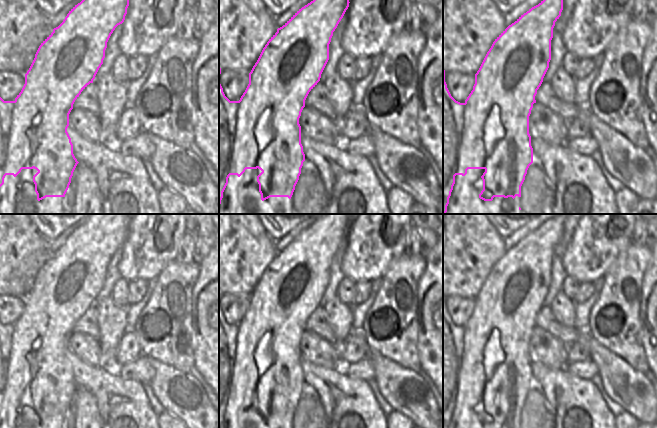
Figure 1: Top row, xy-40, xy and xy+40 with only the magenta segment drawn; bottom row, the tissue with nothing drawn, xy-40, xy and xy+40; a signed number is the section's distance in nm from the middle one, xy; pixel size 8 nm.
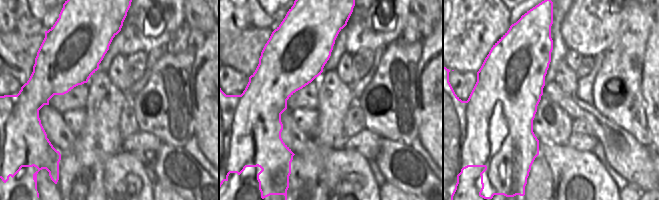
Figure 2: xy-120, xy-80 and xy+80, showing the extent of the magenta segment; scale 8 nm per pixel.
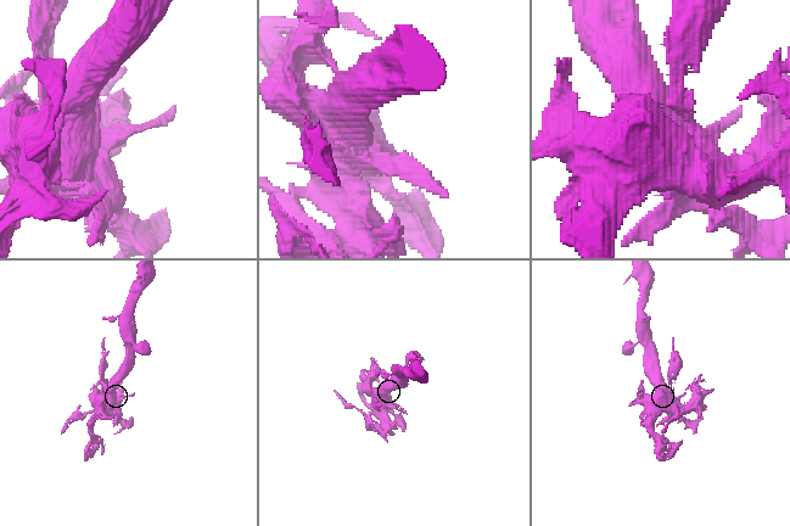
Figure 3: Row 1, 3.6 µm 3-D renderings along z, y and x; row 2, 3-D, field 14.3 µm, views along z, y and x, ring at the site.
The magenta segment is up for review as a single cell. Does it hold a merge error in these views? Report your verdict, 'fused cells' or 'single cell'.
fused cells

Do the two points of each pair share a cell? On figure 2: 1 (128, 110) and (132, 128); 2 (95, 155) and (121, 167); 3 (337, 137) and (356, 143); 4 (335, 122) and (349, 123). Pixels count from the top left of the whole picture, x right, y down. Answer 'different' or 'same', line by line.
1: same
2: different
3: different
4: different

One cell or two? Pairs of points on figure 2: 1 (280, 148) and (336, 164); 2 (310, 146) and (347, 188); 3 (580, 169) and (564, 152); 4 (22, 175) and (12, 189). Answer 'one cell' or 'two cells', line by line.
1: two cells
2: one cell
3: one cell
4: one cell

